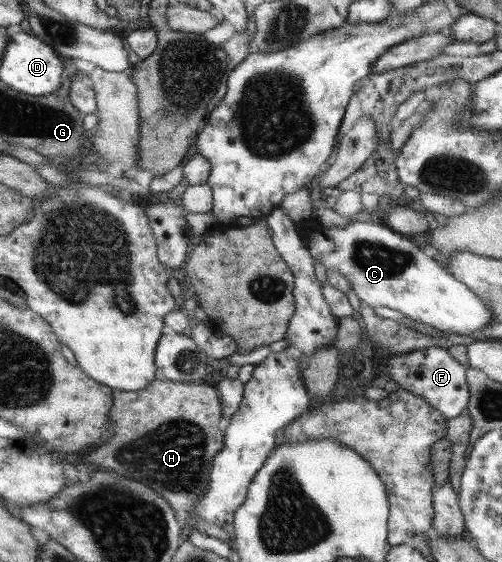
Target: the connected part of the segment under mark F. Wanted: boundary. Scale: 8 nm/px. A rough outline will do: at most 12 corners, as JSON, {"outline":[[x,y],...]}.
{"outline":[[447,349],[397,354],[399,388],[450,420],[469,405],[467,369]]}

